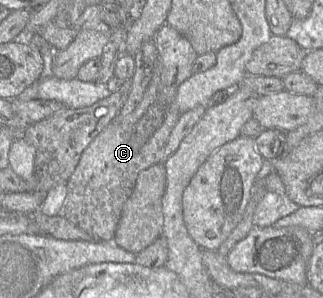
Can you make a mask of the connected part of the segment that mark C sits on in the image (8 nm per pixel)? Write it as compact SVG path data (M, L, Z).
M166 23L155 33L154 42L161 62L159 83L149 83L136 108L120 122L112 120L92 140L83 151L77 167L66 183L67 196L61 215L97 241L113 241L123 206L132 193L138 174L154 164L164 163L167 159L165 147L181 115L176 104L177 89L181 83L193 75L192 68L198 55L186 37Z

